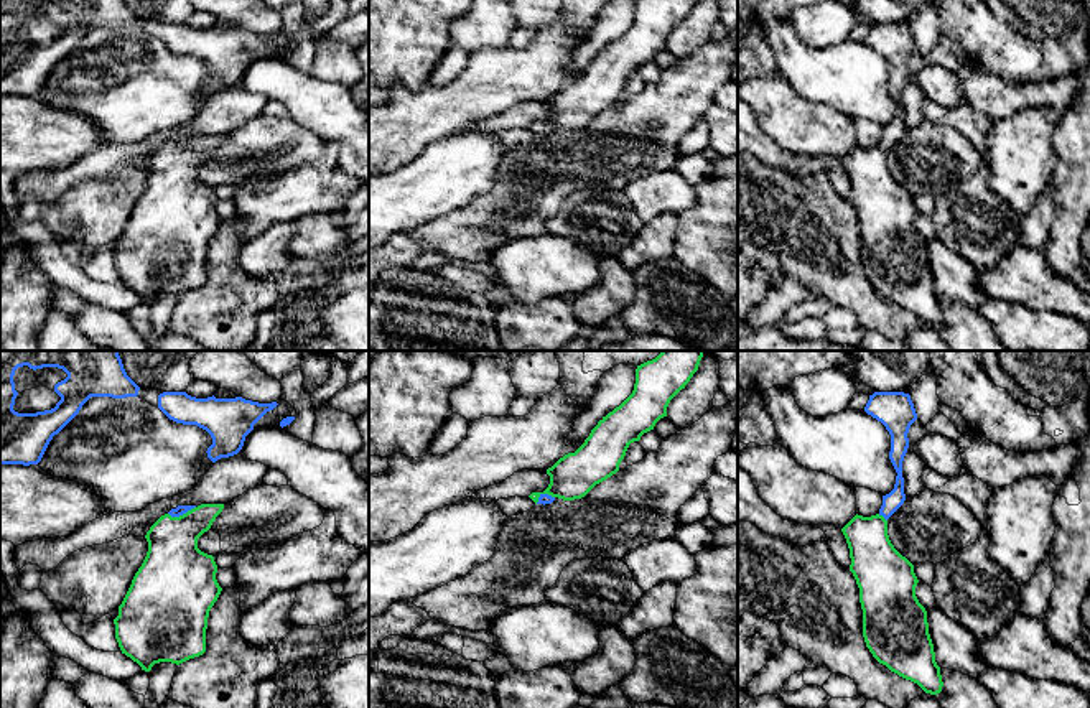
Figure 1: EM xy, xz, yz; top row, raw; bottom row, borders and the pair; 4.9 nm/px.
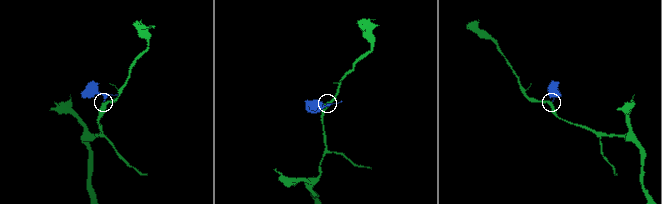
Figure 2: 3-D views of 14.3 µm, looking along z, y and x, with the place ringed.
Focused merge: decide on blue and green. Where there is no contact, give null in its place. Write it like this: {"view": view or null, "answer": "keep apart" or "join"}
{"view": "xy", "answer": "join"}

